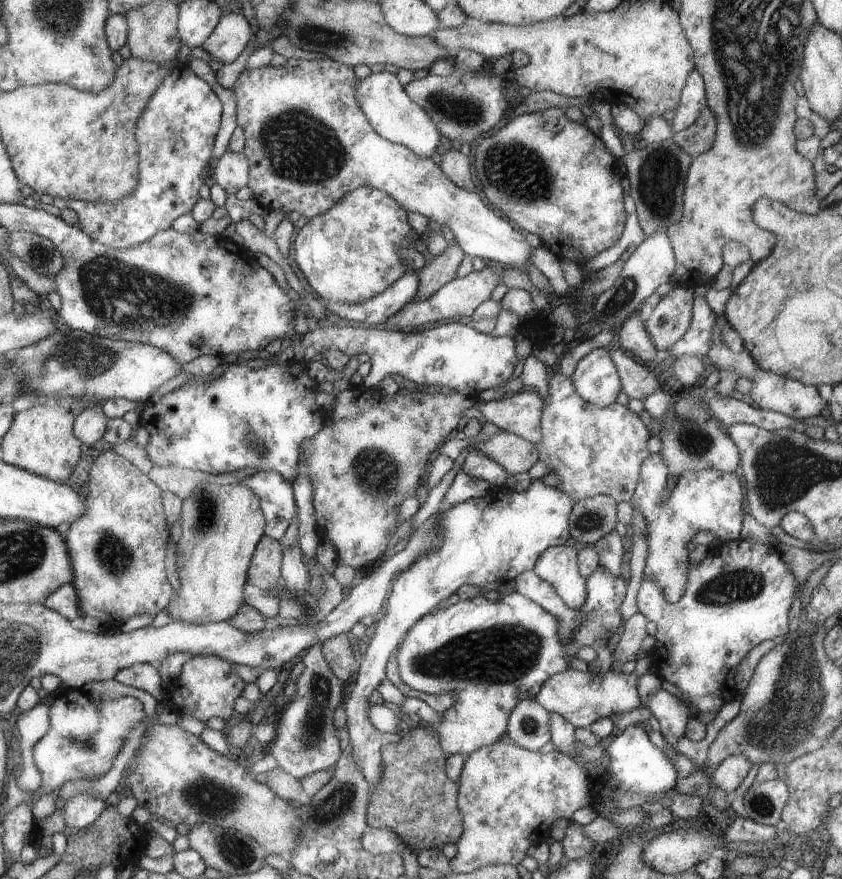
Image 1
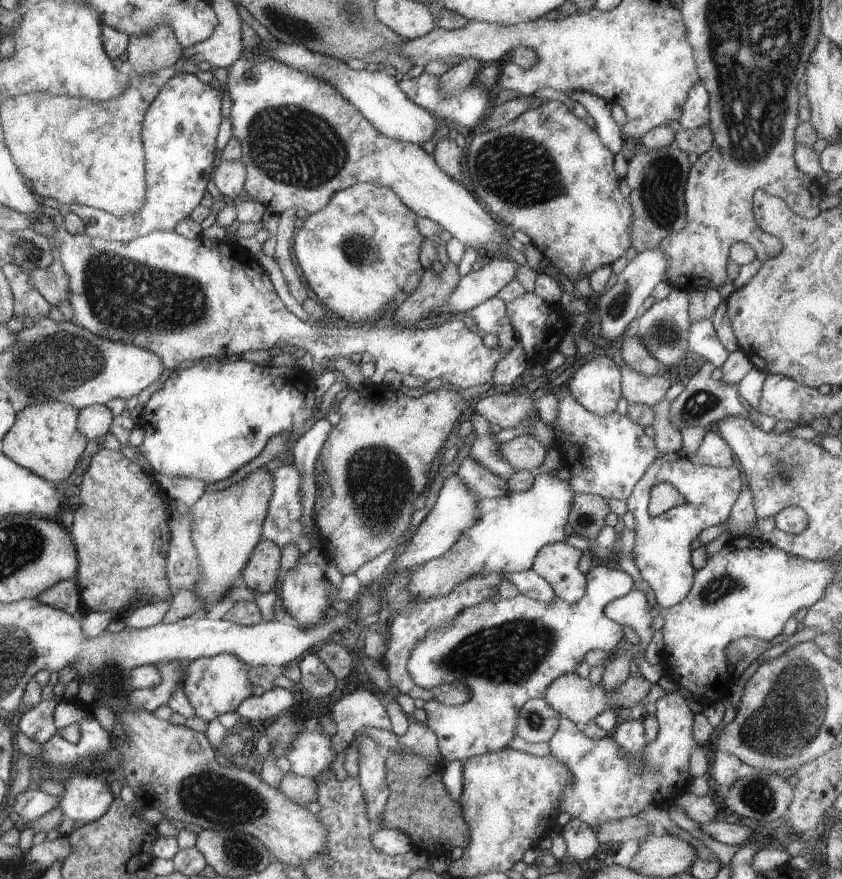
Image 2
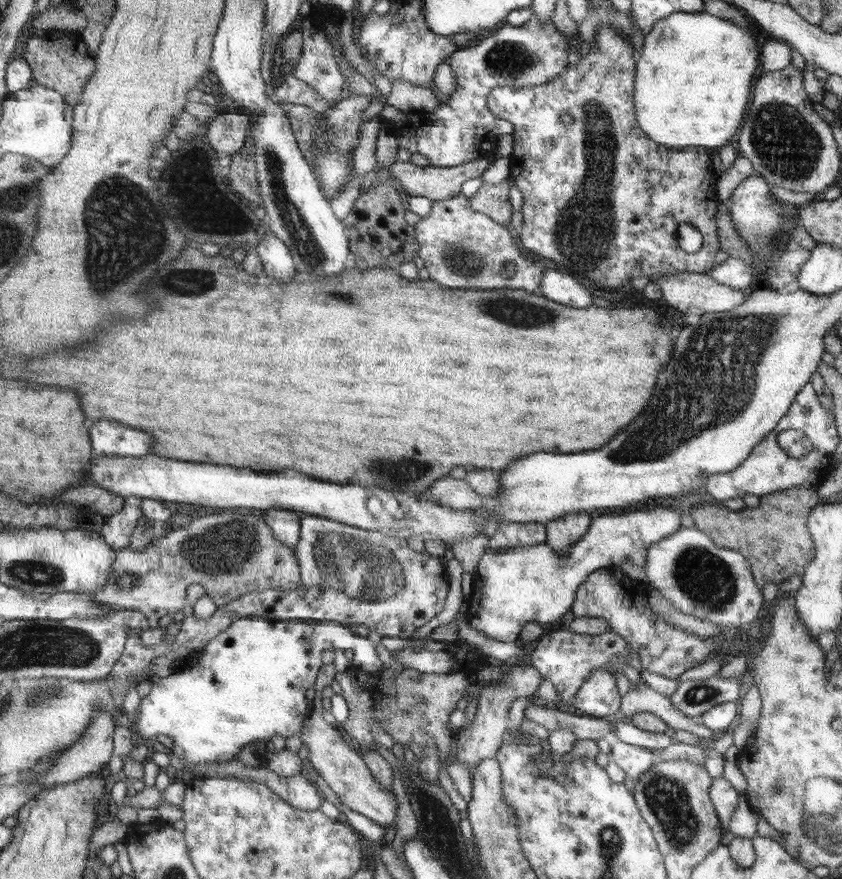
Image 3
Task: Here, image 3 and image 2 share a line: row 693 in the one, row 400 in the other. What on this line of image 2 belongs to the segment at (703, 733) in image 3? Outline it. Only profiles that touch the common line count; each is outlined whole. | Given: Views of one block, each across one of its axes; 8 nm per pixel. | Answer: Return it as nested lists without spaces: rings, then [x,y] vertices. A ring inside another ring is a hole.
[[[622,364],[622,390],[628,404],[655,406],[664,399],[672,381],[664,376],[644,376]]]

